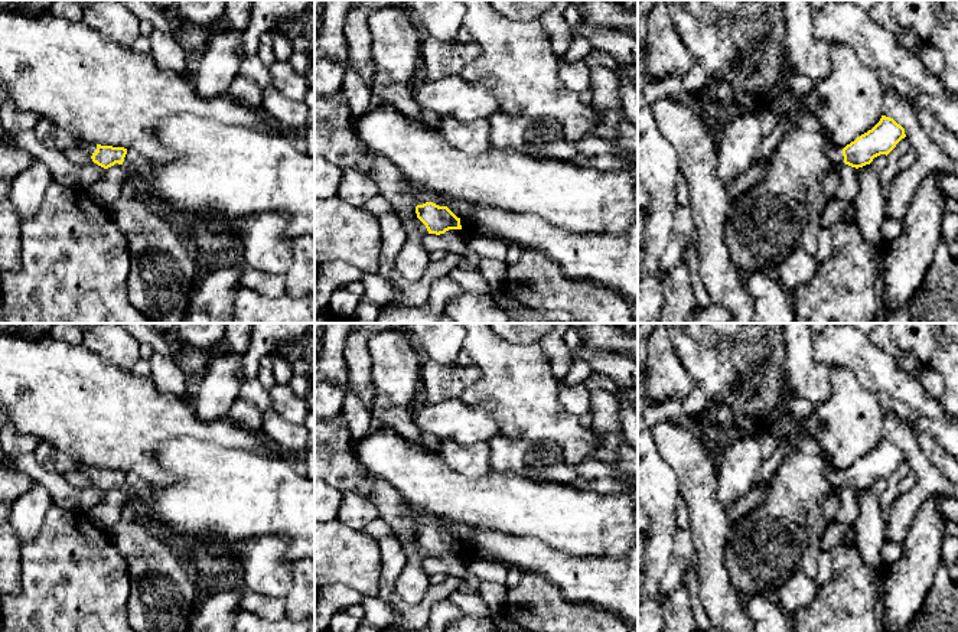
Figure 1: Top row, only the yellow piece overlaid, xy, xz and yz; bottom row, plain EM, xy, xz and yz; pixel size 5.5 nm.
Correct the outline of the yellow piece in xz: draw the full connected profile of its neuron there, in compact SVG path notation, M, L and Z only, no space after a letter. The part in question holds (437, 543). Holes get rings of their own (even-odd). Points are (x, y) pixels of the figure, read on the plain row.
M410 506L410 511L417 528L417 541L426 548L429 557L440 558L449 553L462 553L460 541L446 530L447 522L441 517L417 506Z

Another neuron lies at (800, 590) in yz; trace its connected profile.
M795 573L776 592L775 600L786 613L795 613L812 603L818 589L819 586L814 579L807 577L804 573Z

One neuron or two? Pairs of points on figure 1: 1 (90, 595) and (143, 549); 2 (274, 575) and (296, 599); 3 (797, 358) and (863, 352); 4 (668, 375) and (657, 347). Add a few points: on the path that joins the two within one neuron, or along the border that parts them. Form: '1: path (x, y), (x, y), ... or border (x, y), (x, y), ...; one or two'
1: border (107, 536), (124, 559), (129, 570), (127, 598); two
2: border (292, 563), (292, 589), (283, 598); two
3: border (811, 338), (814, 358), (831, 365); two
4: path (662, 368), (661, 354); one

